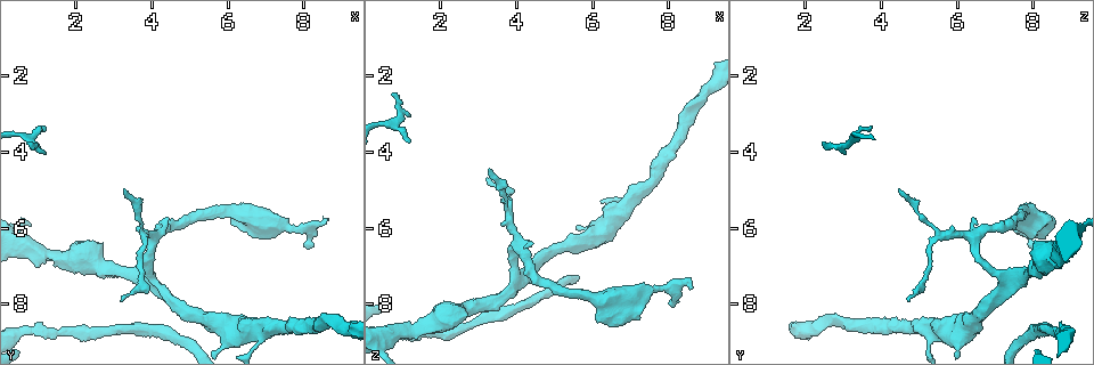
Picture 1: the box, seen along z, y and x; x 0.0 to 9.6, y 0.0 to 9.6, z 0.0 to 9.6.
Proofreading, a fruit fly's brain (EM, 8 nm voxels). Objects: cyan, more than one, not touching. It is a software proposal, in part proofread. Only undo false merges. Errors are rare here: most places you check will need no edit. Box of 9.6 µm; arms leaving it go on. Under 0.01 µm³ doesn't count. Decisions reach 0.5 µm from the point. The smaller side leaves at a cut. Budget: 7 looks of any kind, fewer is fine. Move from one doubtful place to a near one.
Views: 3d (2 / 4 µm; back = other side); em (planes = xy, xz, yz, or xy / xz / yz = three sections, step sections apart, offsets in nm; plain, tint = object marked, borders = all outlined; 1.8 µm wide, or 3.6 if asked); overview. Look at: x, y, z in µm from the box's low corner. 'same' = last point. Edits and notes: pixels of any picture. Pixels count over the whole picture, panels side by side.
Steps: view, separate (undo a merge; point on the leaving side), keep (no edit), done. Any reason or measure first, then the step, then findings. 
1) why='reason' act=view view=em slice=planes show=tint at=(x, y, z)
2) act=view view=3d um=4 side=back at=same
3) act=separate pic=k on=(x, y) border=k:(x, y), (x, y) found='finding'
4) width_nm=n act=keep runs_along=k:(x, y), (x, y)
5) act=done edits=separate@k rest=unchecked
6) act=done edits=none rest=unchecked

act=view view=em slice=planes show=borders at=(4.05, 6.25, 6.40)

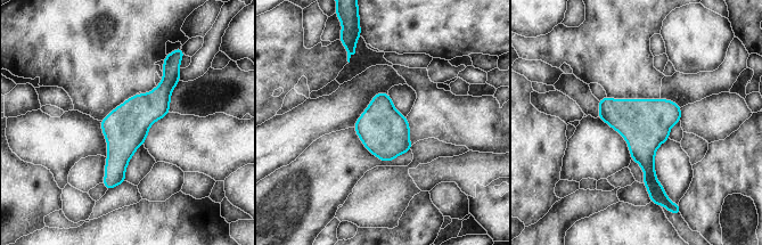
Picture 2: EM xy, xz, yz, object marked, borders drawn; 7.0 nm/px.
act=keep runs_along=2:(171, 71), (125, 130), (108, 186) found='one neuron here'

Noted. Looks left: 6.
why='three arms meet' act=view view=em slice=planes show=borders at=(6.85, 8.65, 5.50)

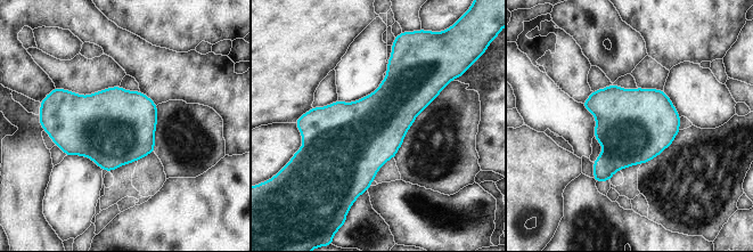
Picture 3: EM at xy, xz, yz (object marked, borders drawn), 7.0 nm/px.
act=keep found='continuous, no second neuron'

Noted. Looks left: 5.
why='abrupt turn' act=view view=3d um=4 at=(8.00, 6.05, 7.65)

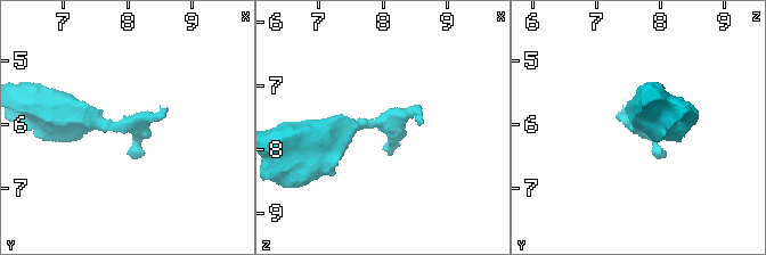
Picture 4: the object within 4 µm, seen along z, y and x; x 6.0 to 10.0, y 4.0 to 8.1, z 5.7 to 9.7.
act=view view=em slice=xz step=16 show=tint at=(8.05, 6.00, 7.65)

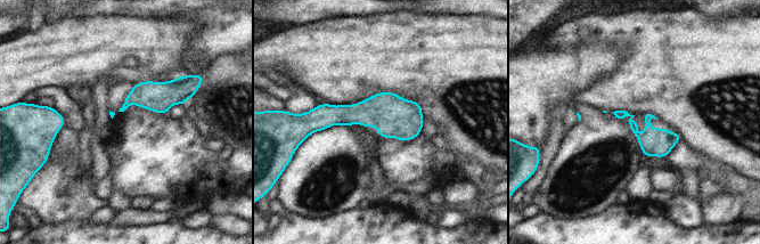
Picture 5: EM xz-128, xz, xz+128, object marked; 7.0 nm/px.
why='another direction' act=view view=em slice=planes show=borders at=same

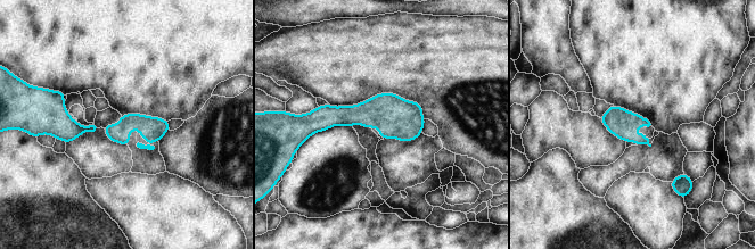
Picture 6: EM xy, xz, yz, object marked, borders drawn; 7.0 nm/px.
width_nm=160 act=keep runs_along=6:(313, 119), (392, 115), (421, 123) found='all the same neuron'

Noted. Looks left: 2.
act=done edits=none rest=unchecked

